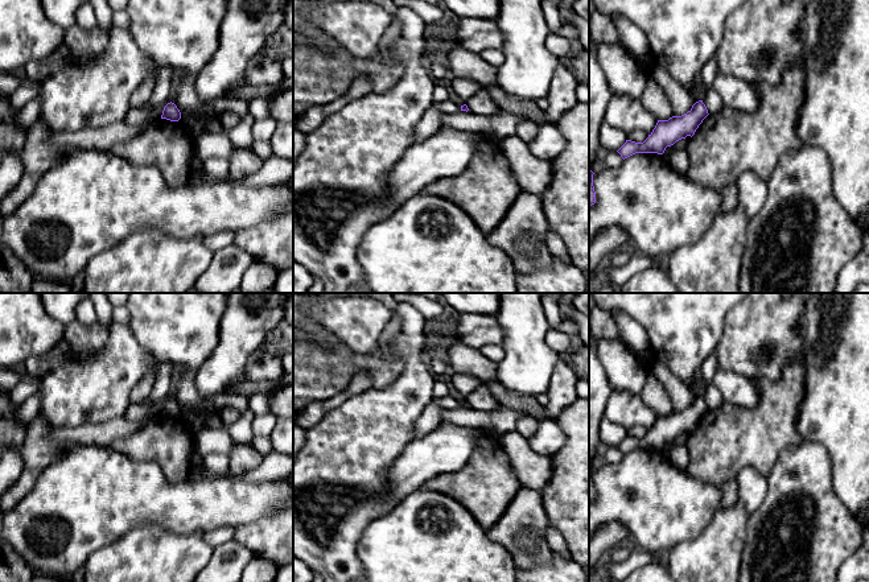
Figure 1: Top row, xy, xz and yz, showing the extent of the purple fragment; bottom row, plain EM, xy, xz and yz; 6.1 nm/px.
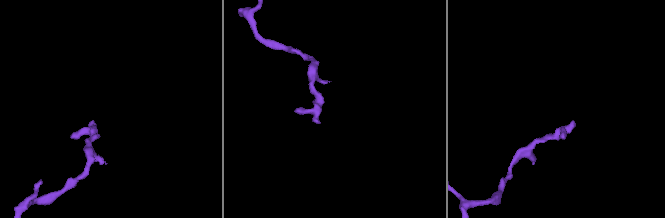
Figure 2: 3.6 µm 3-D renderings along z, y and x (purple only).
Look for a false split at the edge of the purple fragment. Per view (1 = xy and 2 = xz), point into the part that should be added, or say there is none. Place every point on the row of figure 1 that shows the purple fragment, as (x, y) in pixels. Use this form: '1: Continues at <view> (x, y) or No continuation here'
1: No continuation here
2: No continuation here

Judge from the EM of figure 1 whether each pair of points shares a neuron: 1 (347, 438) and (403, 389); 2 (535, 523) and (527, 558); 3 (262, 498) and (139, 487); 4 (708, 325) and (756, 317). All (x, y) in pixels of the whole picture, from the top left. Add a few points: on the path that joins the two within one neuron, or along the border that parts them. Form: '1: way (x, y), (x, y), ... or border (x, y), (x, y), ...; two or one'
1: way (361, 432), (390, 403); one
2: way (527, 532), (527, 549); one
3: way (231, 499), (169, 499); one
4: border (733, 306), (727, 313), (721, 337), (713, 351); two

